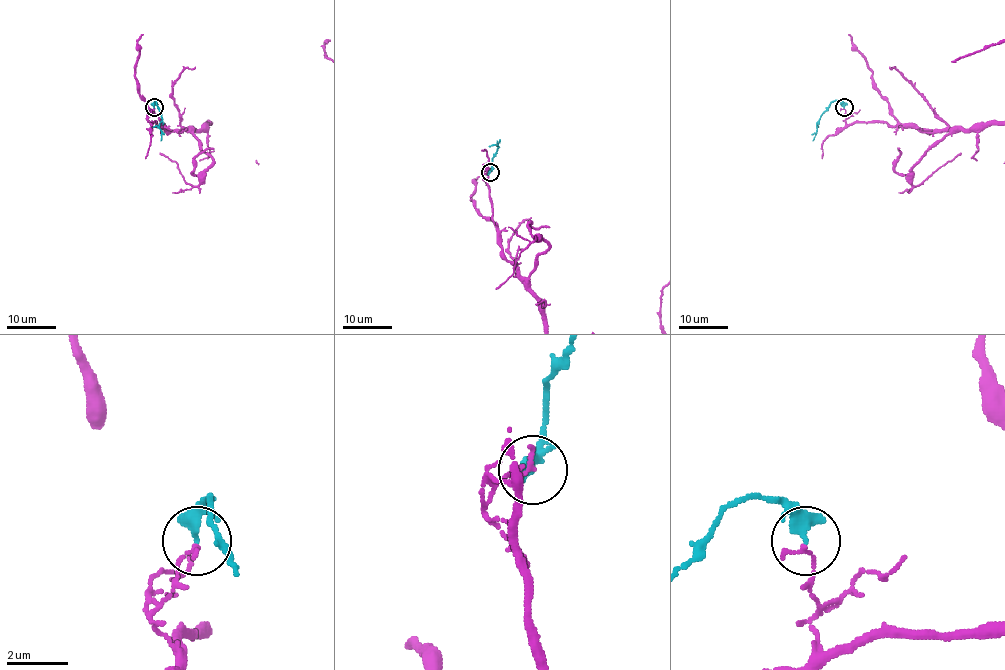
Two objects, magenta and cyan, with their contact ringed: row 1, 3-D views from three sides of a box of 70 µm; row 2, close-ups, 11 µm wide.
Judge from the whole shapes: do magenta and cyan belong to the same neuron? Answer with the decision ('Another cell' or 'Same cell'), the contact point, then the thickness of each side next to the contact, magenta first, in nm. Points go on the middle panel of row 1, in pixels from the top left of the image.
Another cell. Place: (490, 172). Thickness 140 nm (magenta) against 400 nm

